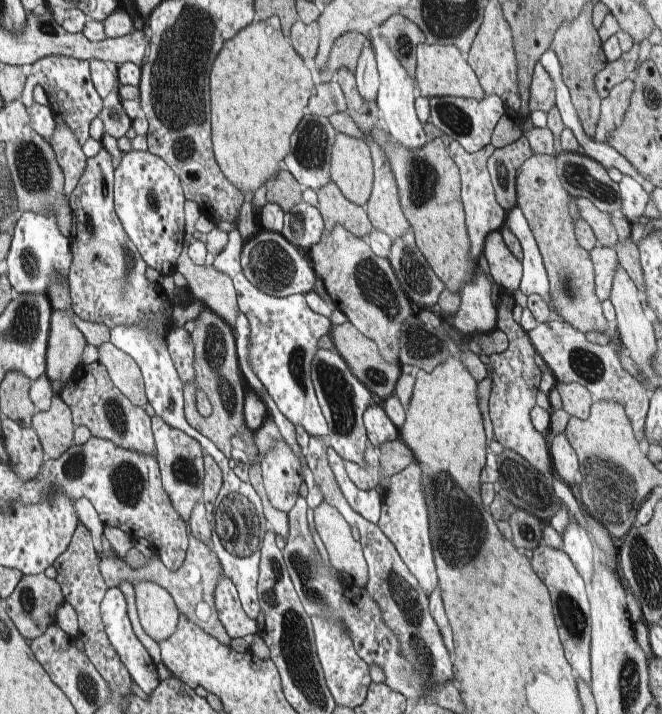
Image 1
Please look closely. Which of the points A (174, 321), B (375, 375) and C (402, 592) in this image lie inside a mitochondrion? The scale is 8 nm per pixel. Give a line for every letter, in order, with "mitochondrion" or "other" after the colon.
A: other
B: mitochondrion
C: mitochondrion

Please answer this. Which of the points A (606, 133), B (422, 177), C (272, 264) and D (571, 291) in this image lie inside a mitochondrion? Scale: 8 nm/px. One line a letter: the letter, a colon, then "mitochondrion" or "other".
A: other
B: mitochondrion
C: mitochondrion
D: mitochondrion

